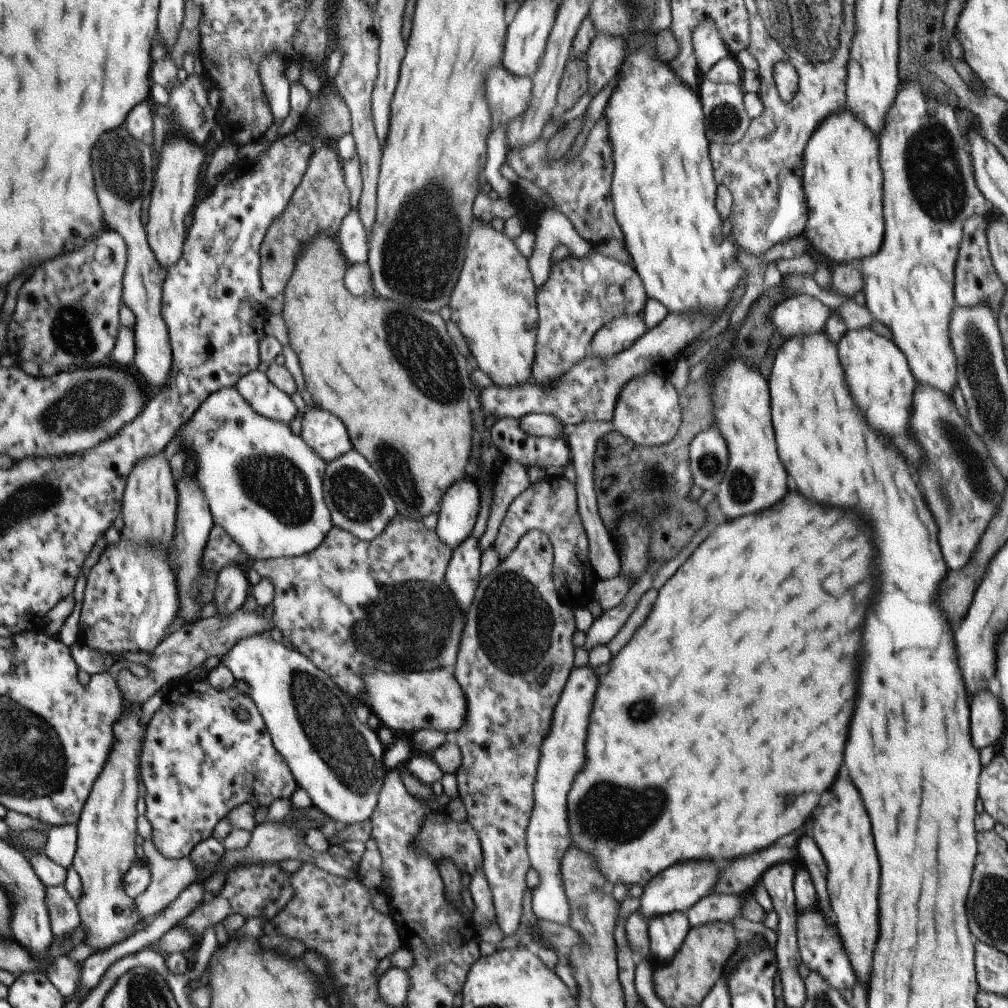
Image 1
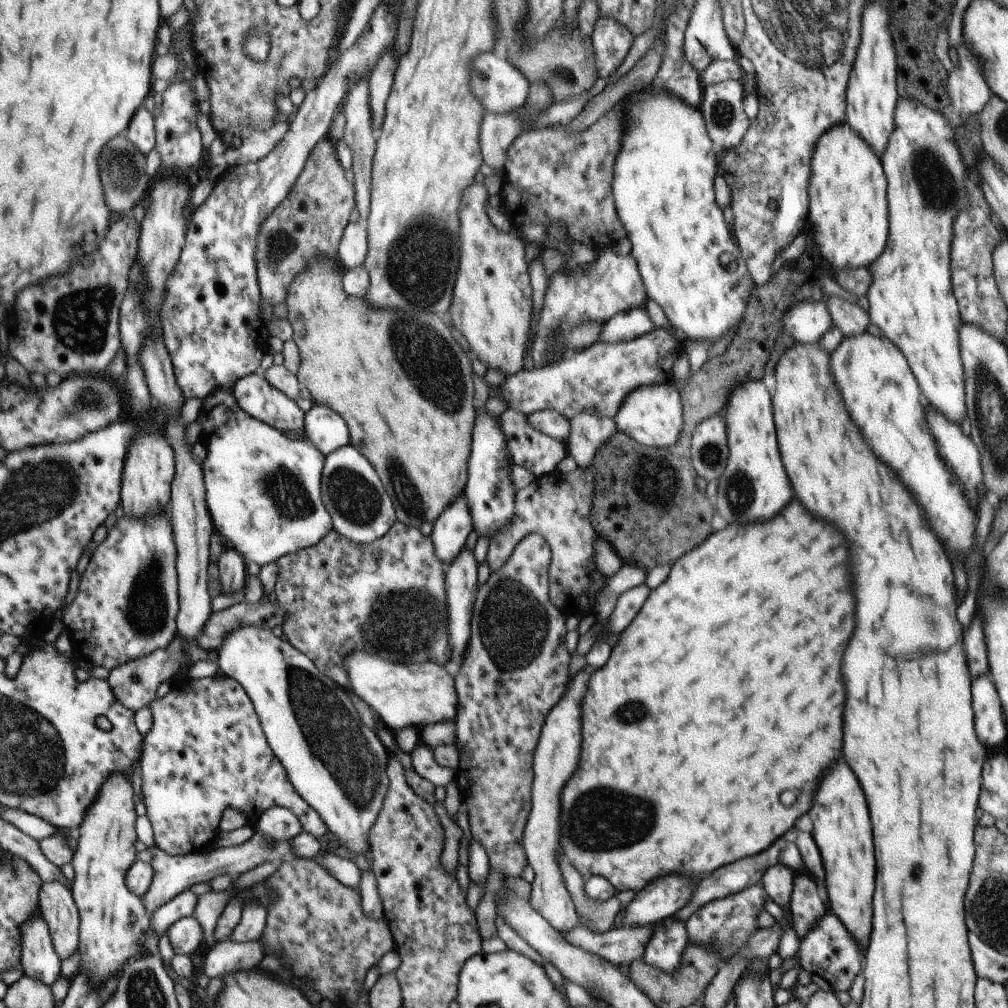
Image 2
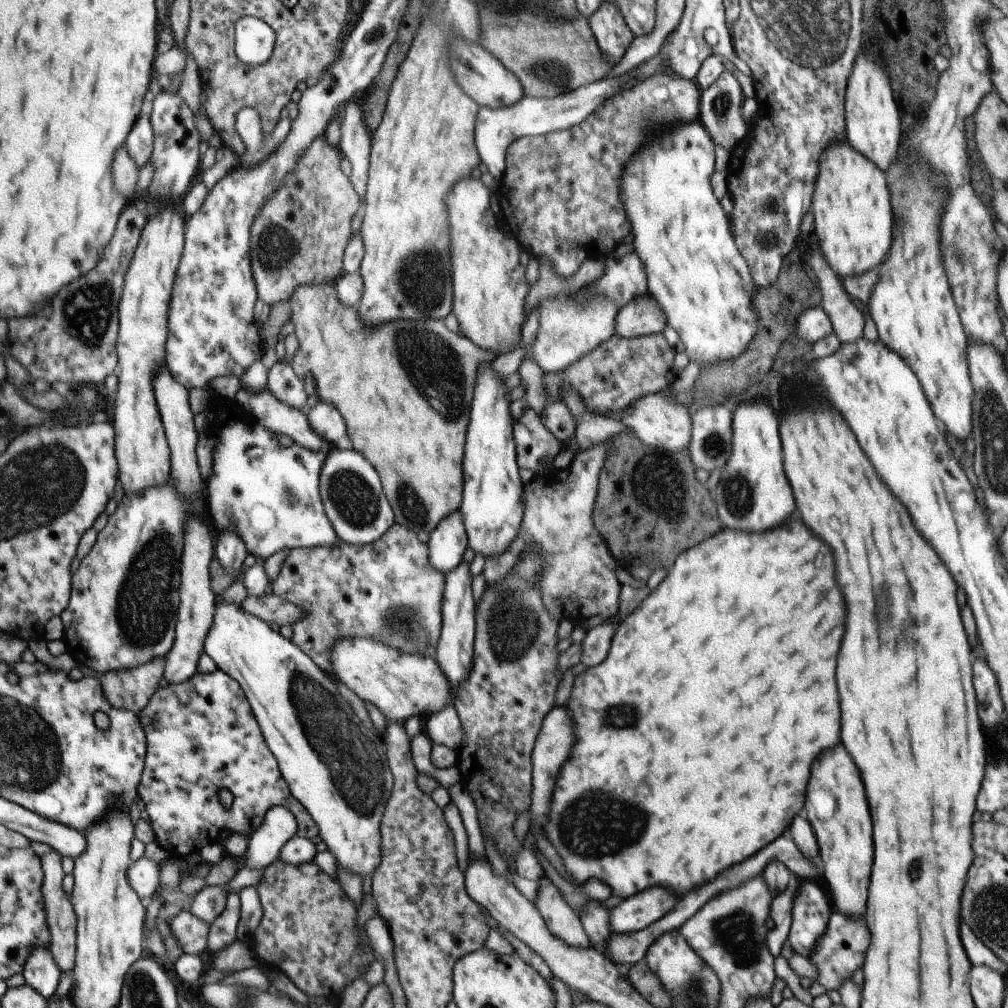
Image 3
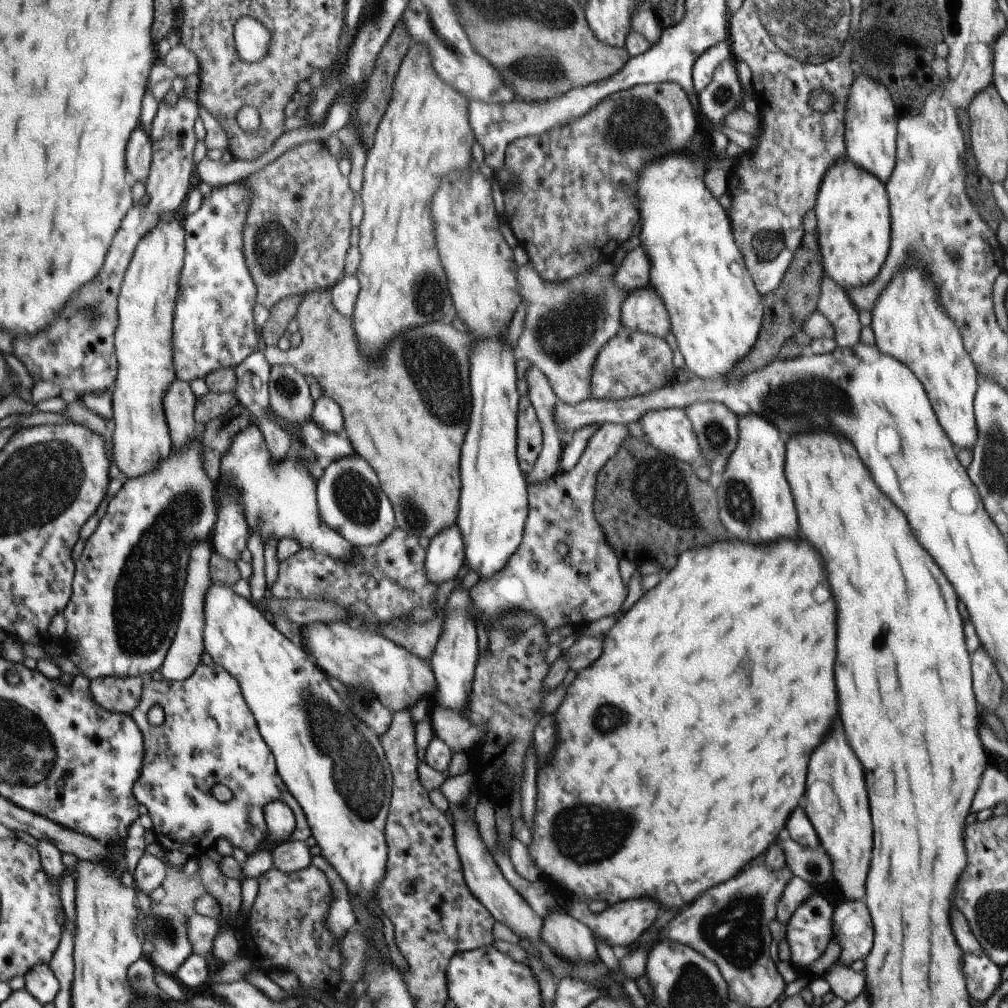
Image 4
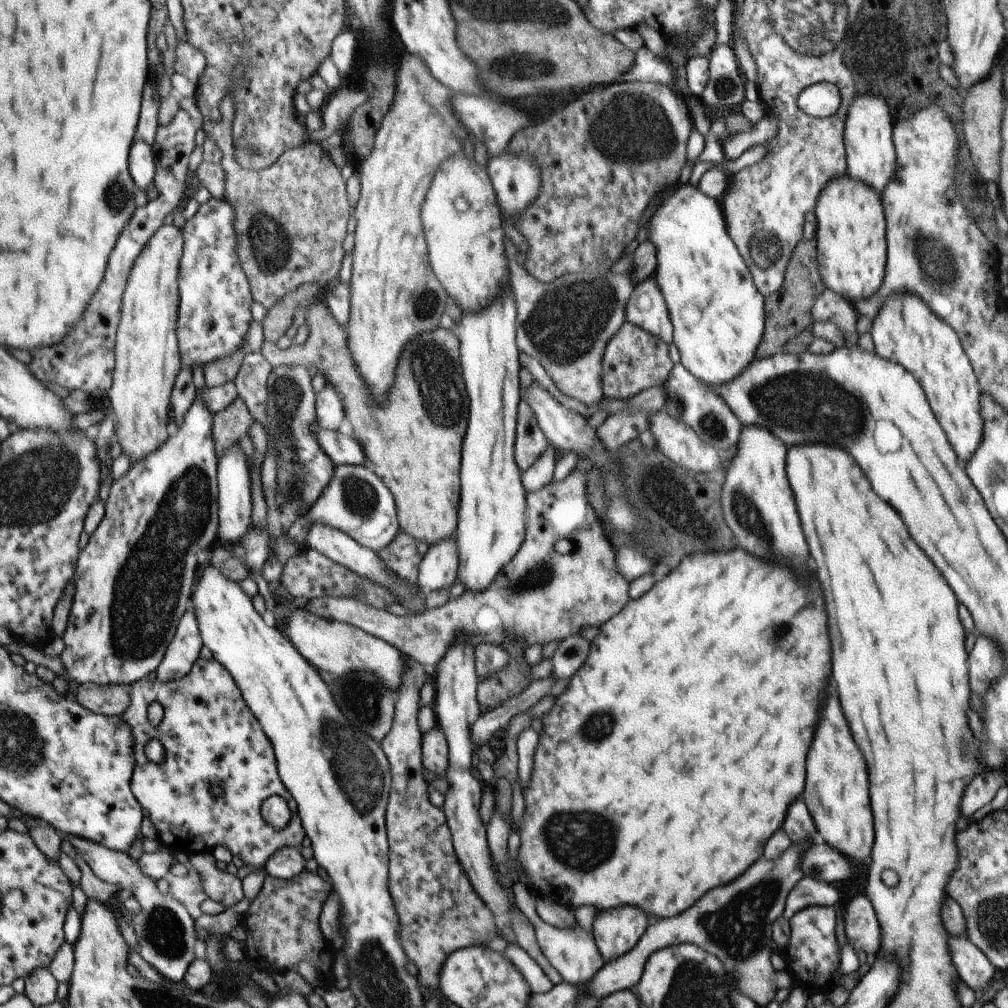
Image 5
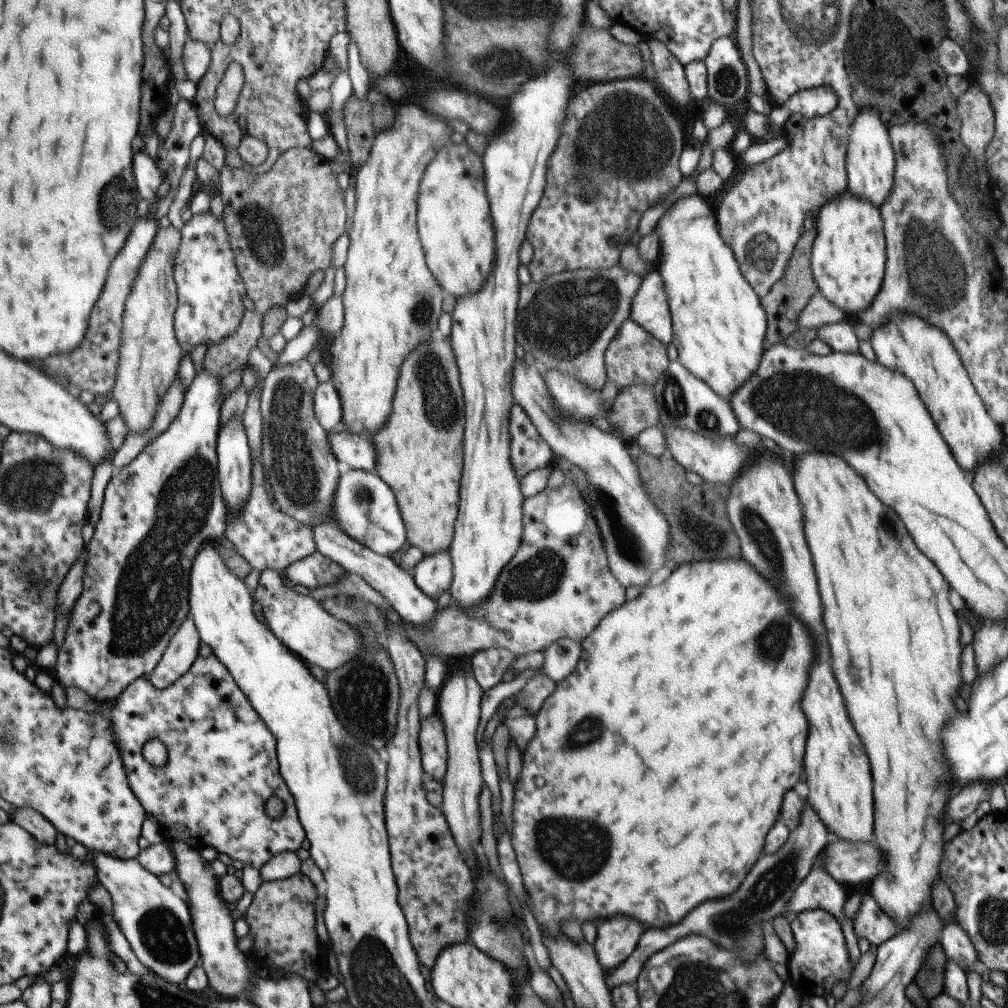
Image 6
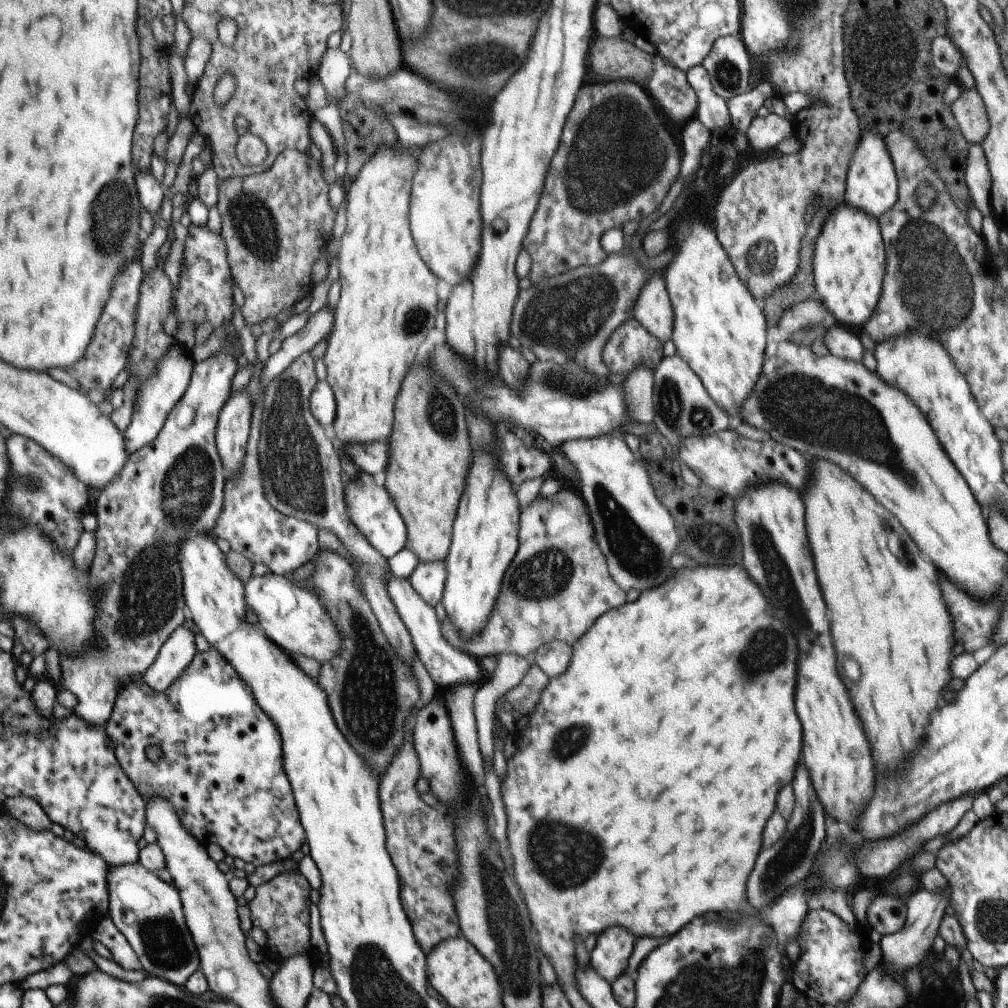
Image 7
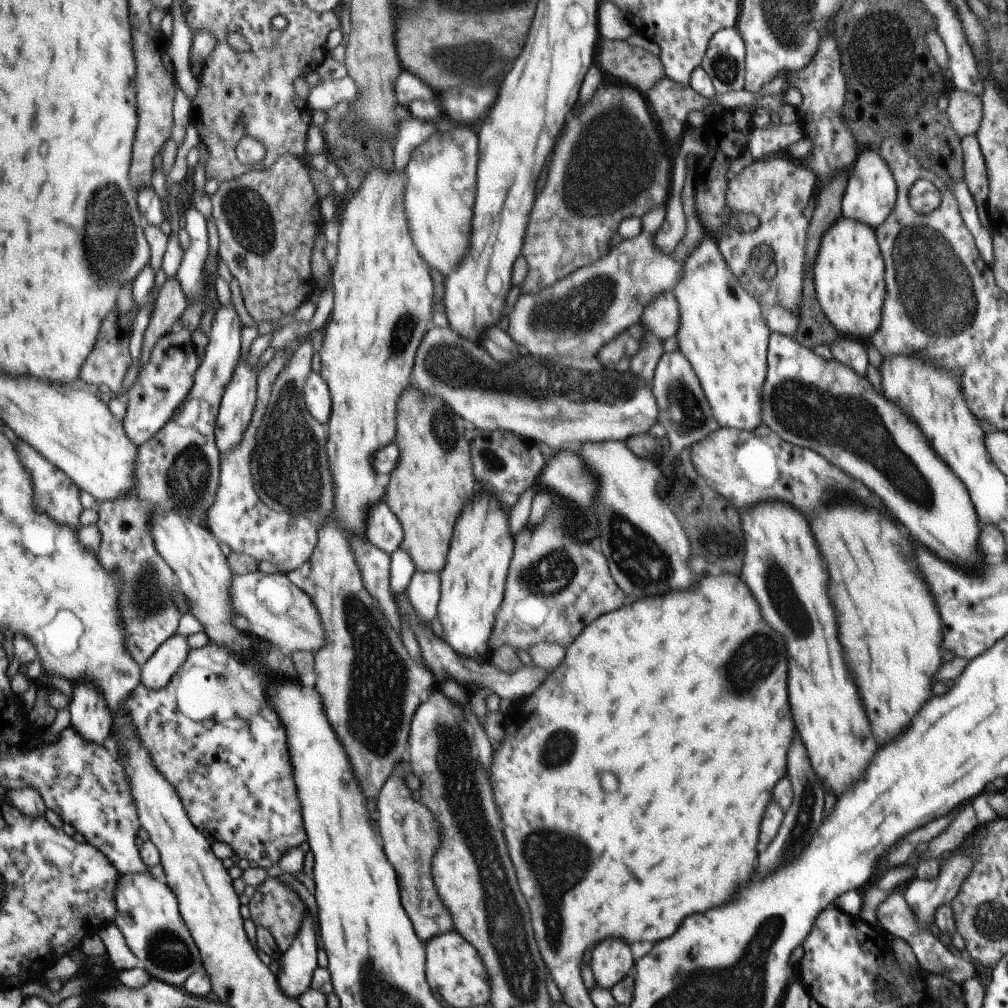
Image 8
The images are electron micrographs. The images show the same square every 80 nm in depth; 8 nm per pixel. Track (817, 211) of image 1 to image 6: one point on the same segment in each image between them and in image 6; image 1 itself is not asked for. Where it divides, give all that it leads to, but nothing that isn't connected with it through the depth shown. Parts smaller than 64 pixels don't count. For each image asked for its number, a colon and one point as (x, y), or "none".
2: (847, 215)
3: (852, 220)
4: (852, 234)
5: (849, 238)
6: (848, 251)

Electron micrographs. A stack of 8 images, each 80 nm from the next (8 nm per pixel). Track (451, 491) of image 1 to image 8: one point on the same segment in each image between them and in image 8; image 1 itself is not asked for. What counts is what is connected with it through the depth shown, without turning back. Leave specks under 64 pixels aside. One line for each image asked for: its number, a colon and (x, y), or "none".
2: (450, 529)
3: (446, 543)
4: (444, 556)
5: (437, 568)
6: (432, 574)
7: (427, 579)
8: (422, 591)

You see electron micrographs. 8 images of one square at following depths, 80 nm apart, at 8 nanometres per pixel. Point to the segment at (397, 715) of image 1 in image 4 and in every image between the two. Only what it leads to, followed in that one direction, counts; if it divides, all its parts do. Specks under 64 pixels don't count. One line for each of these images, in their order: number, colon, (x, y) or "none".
2: (415, 695)
3: (400, 685)
4: (353, 656)

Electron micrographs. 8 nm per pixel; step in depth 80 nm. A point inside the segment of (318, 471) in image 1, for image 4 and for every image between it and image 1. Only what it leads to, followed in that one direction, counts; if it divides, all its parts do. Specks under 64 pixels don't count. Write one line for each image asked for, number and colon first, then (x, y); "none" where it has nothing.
2: (262, 486)
3: (267, 493)
4: (278, 498)

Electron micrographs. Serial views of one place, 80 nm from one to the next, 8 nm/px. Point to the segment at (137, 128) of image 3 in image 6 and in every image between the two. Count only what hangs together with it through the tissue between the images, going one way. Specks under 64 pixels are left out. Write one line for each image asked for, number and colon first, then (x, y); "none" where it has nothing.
4: (138, 150)
5: (141, 169)
6: (146, 176)

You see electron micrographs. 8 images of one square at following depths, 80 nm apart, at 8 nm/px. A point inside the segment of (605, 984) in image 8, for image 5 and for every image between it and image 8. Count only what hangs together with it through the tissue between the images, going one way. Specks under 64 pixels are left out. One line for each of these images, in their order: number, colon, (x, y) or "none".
5: (614, 933)
6: (616, 937)
7: (609, 956)

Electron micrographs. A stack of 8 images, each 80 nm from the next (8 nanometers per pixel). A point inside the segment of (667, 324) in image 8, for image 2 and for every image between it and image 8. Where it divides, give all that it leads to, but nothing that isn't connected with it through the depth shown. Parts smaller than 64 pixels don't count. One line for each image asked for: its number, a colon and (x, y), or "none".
2: (623, 326)
3: (641, 316)
4: (641, 310)
5: (646, 309)
6: (649, 310)
7: (652, 310)

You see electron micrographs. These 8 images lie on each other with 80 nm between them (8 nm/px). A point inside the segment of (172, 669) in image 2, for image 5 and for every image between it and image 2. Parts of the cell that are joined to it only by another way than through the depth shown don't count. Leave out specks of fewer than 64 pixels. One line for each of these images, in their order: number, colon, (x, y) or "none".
3: (130, 689)
4: (116, 695)
5: (110, 700)

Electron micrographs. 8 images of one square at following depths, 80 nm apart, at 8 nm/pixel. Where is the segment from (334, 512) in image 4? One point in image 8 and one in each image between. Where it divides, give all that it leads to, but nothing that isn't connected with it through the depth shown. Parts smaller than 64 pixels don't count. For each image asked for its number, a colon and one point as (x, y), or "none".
5: (354, 502)
6: (363, 507)
7: (371, 510)
8: (382, 530)

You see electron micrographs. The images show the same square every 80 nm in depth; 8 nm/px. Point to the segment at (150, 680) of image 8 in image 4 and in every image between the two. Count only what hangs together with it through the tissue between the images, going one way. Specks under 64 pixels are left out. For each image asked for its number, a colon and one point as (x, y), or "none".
4: (183, 654)
5: (181, 653)
6: (182, 649)
7: (176, 652)

